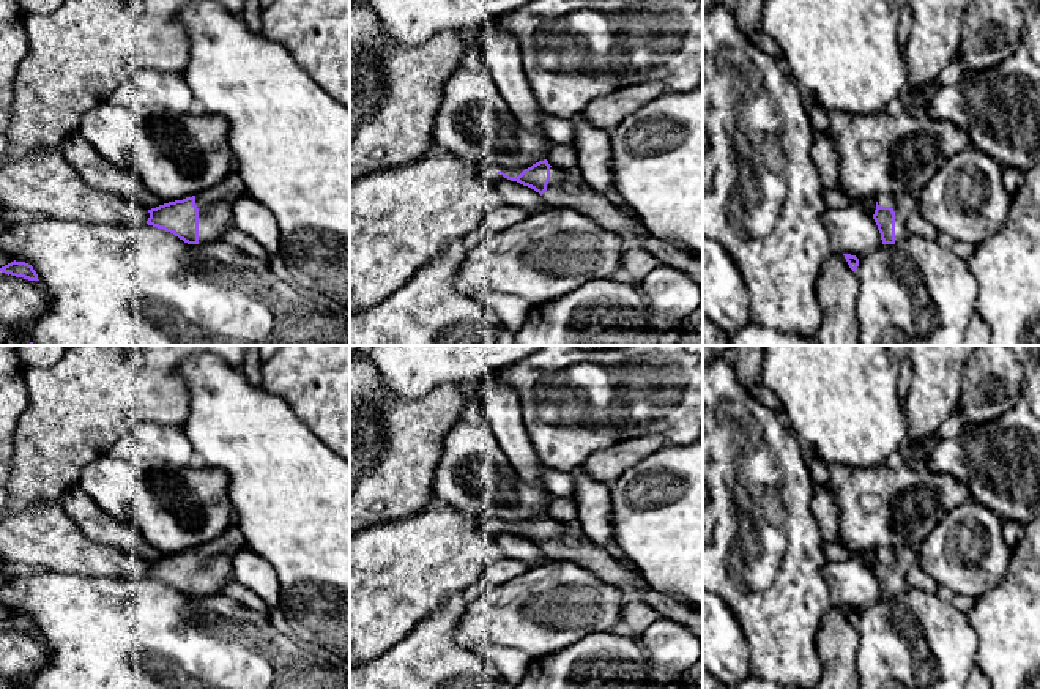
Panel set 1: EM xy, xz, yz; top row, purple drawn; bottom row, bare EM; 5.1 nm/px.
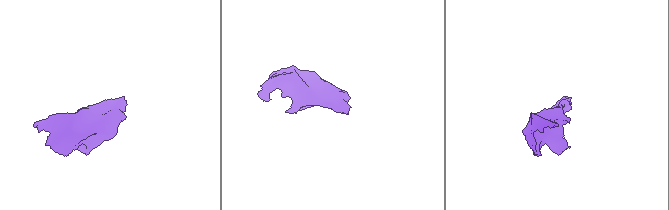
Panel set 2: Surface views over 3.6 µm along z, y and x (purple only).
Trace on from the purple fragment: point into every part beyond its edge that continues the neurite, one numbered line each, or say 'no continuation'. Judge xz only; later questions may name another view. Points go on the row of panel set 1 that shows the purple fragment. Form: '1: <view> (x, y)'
1: xz (566, 188)

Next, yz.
1: yz (903, 204)

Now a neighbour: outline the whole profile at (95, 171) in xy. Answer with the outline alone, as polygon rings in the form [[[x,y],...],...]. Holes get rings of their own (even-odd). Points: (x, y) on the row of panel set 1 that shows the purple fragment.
[[[77,131],[68,134],[60,151],[80,178],[91,188],[123,196],[148,210],[164,205],[153,196],[142,178],[132,172],[120,172],[106,161]]]

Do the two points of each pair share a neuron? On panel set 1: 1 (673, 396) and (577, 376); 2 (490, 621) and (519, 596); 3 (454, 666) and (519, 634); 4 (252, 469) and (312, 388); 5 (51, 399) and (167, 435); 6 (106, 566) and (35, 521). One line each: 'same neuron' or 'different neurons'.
1: same neuron
2: same neuron
3: different neurons
4: different neurons
5: different neurons
6: same neuron

